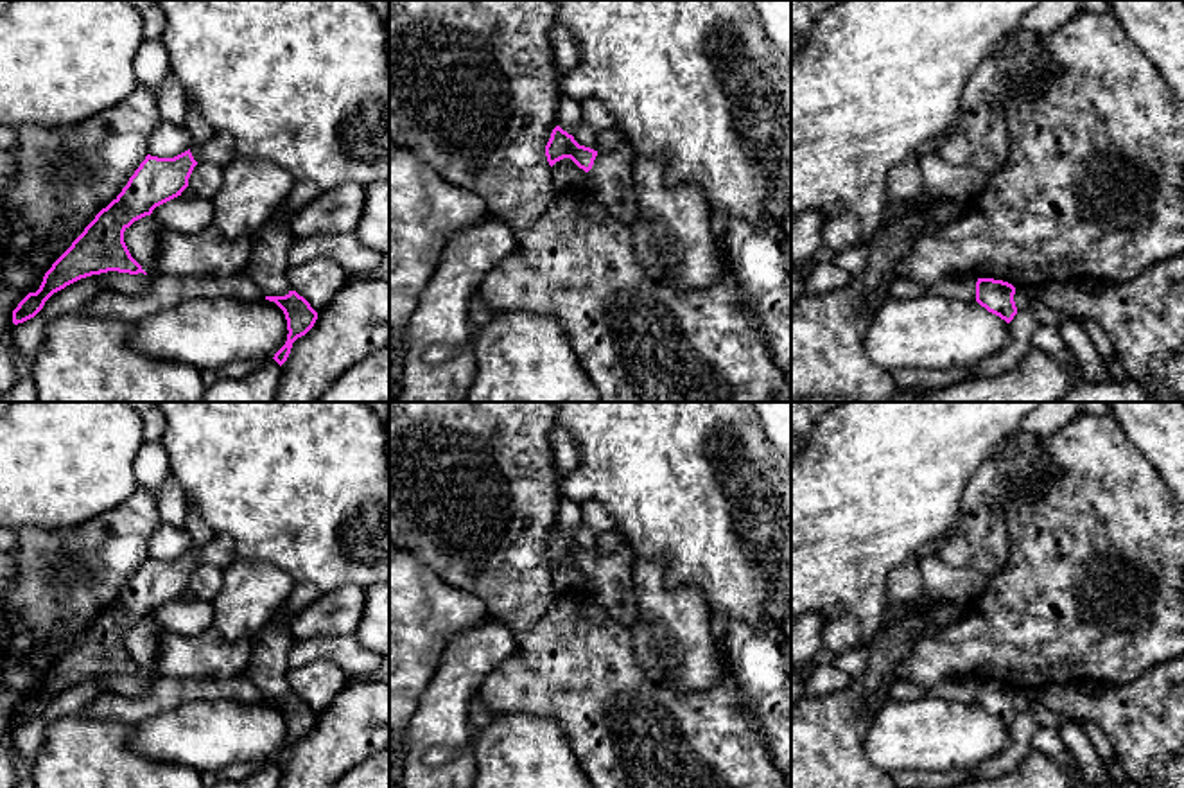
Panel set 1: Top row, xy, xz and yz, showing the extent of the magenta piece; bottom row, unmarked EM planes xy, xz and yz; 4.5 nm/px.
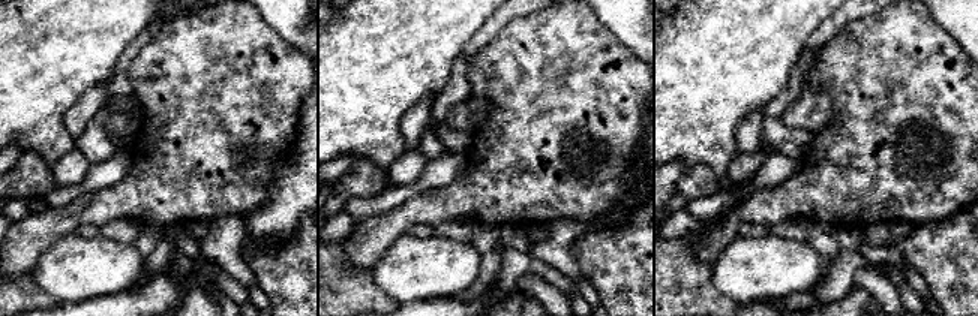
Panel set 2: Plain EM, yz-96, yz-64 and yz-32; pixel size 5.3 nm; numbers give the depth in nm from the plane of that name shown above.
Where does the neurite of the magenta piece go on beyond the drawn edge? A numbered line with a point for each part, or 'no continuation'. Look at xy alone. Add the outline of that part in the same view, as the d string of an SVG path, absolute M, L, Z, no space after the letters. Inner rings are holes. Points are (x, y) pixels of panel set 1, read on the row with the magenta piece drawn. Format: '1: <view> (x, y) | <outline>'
1: xy (219, 148) | M213 131L203 145L192 145L190 153L197 163L212 162L219 167L224 167L237 156L233 138L221 131Z

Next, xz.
1: xz (610, 180) | M624 140L614 153L597 154L588 174L587 188L606 212L631 226L639 214L637 192L631 176L635 151Z

